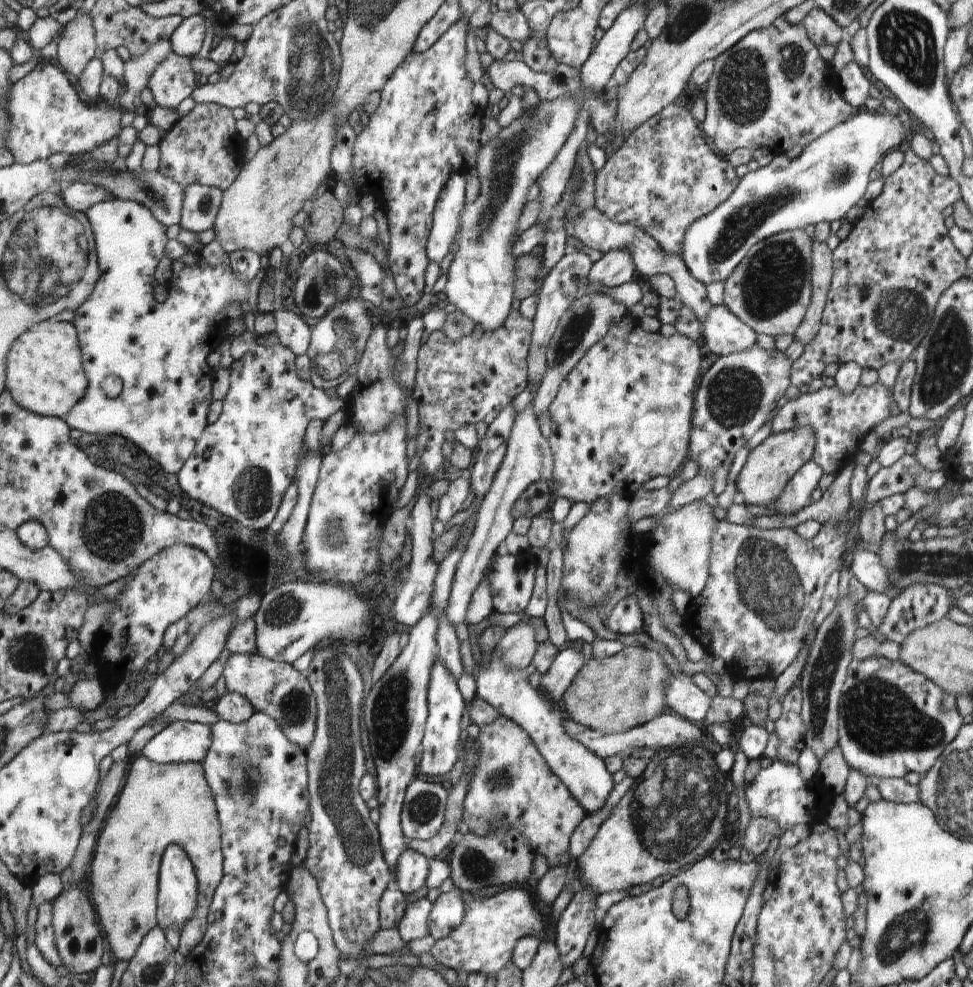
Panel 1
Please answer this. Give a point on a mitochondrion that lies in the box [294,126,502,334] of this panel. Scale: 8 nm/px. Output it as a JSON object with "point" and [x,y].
{"point":[327,282]}

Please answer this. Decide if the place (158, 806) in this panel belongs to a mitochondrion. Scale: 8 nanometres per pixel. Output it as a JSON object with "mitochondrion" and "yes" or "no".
{"mitochondrion":"yes"}

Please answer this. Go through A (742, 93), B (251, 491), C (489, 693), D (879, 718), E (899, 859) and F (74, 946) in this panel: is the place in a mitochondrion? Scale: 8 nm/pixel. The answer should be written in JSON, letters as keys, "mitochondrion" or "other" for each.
{"A":"mitochondrion","B":"mitochondrion","C":"other","D":"mitochondrion","E":"other","F":"other"}

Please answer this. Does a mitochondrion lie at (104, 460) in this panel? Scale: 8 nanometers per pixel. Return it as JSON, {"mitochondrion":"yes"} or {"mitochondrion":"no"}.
{"mitochondrion":"no"}

